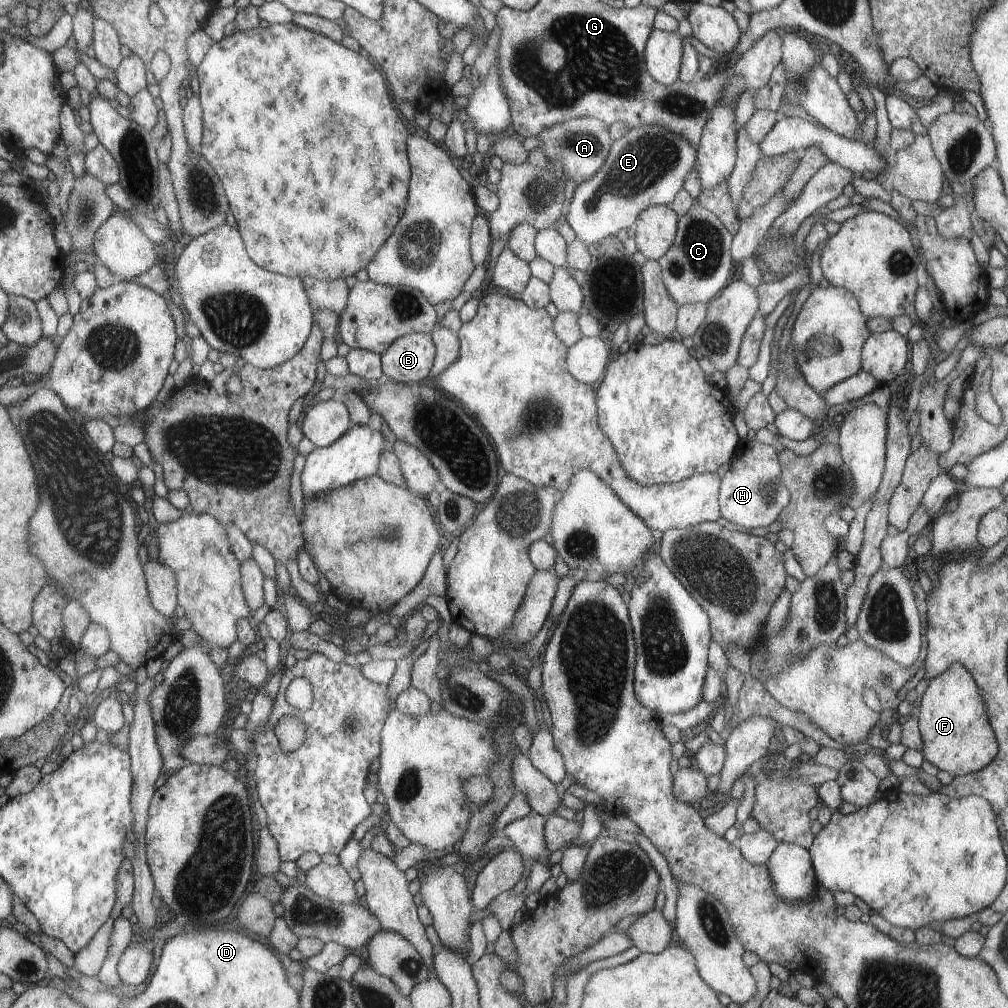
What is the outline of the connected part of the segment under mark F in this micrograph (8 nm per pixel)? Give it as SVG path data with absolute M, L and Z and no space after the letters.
M958 662L935 675L929 682L917 714L922 742L922 758L954 776L974 773L990 764L996 756L997 741L970 672Z

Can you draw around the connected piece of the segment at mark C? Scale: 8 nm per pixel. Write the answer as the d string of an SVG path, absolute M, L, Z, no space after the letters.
M699 203L691 205L678 220L678 234L659 263L662 283L677 306L685 303L707 303L727 284L733 272L731 244L733 235L711 211Z

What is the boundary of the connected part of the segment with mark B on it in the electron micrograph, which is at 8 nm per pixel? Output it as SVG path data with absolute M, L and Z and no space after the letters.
M430 334L403 335L381 354L383 378L401 384L427 381L433 362L434 343Z

